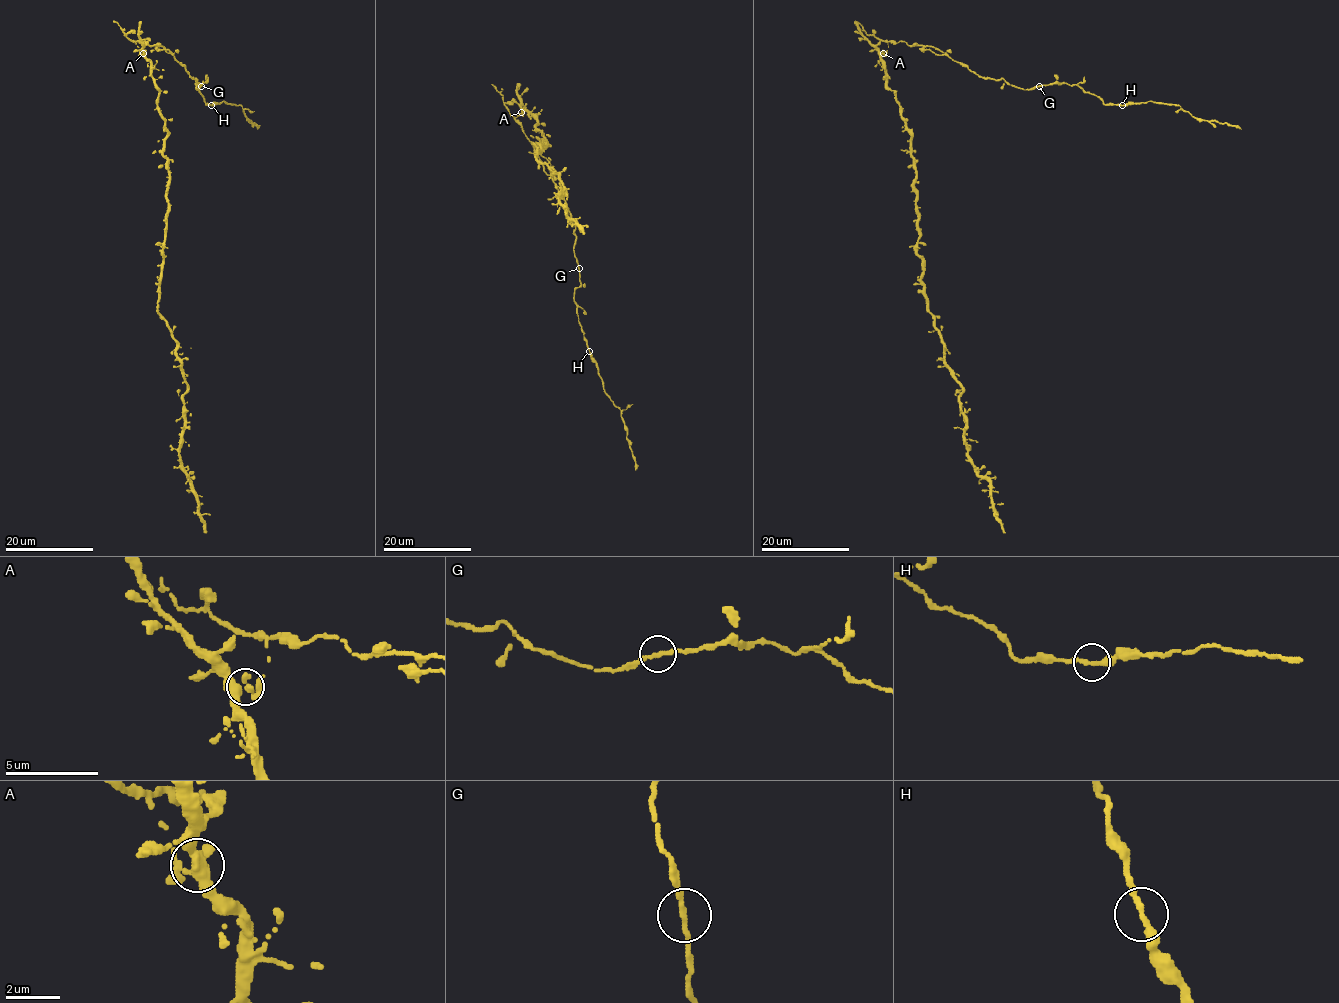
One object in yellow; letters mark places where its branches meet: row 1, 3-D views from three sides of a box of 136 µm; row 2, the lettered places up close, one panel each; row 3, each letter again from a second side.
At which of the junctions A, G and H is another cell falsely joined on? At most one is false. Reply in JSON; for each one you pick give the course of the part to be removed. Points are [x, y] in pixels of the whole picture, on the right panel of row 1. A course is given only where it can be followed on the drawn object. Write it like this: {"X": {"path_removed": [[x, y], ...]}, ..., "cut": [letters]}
{"A": {"path_removed": [[882, 53], [914, 159], [926, 310], [962, 392], [967, 458], [989, 483], [1005, 532]]}, "cut": ["A"]}

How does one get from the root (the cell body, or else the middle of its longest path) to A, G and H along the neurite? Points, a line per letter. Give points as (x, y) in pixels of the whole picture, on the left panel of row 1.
A: (158, 93), (151, 62), (143, 53)
G: (158, 93), (151, 62), (141, 53), (136, 41), (164, 47), (197, 80), (196, 90), (200, 85)
H: (158, 93), (151, 62), (136, 41), (164, 47), (197, 80), (196, 90), (203, 83), (196, 85), (211, 105)

